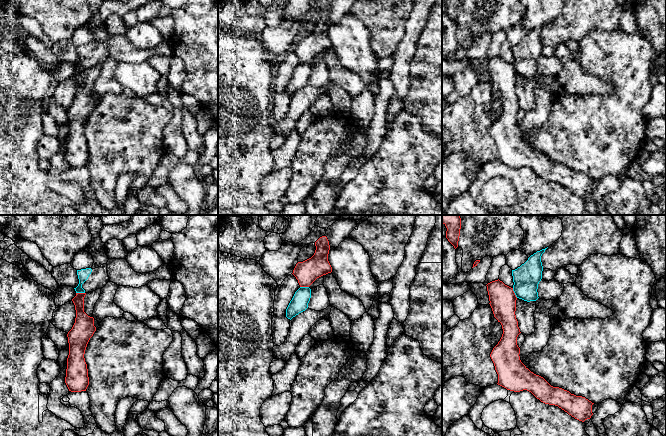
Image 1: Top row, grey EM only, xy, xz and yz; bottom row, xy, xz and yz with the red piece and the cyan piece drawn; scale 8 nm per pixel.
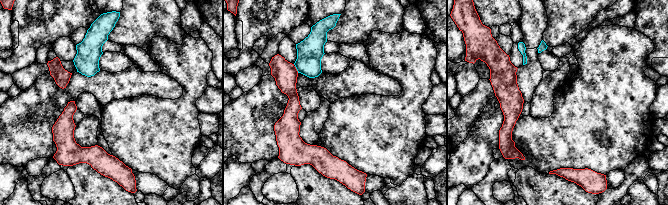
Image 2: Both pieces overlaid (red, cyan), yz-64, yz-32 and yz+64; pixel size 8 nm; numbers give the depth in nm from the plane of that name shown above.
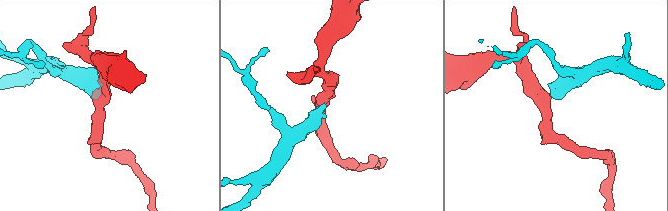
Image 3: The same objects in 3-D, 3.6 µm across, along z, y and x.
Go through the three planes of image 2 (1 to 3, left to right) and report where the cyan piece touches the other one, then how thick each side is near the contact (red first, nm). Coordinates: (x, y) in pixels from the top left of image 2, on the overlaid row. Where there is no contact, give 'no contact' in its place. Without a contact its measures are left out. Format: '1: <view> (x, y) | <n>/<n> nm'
1: no contact
2: yz-32 (296, 69) | 190/220 nm
3: no contact

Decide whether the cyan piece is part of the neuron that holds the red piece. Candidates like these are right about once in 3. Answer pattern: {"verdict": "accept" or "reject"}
{"verdict": "reject"}

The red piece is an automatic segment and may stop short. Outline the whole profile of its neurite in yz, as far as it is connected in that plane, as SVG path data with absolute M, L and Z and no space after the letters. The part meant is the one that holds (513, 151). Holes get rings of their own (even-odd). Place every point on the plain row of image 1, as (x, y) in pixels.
M499 55L486 62L494 93L503 105L500 117L490 130L498 150L497 160L514 168L527 166L541 178L558 182L579 197L590 195L594 179L585 173L551 162L521 138L517 121L517 113L521 108L515 91L517 73L513 64Z

